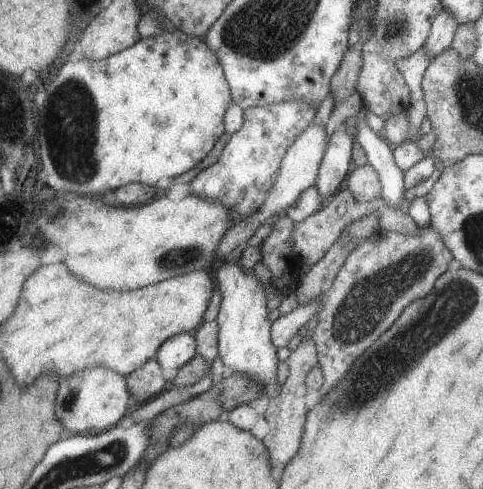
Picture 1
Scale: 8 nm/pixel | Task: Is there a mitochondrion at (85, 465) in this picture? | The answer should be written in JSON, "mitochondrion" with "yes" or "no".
{"mitochondrion":"yes"}

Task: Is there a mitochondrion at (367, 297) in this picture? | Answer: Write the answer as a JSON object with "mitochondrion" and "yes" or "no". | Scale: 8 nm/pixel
{"mitochondrion":"yes"}

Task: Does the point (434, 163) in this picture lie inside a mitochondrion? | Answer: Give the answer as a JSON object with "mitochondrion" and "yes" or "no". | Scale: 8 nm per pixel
{"mitochondrion":"no"}

